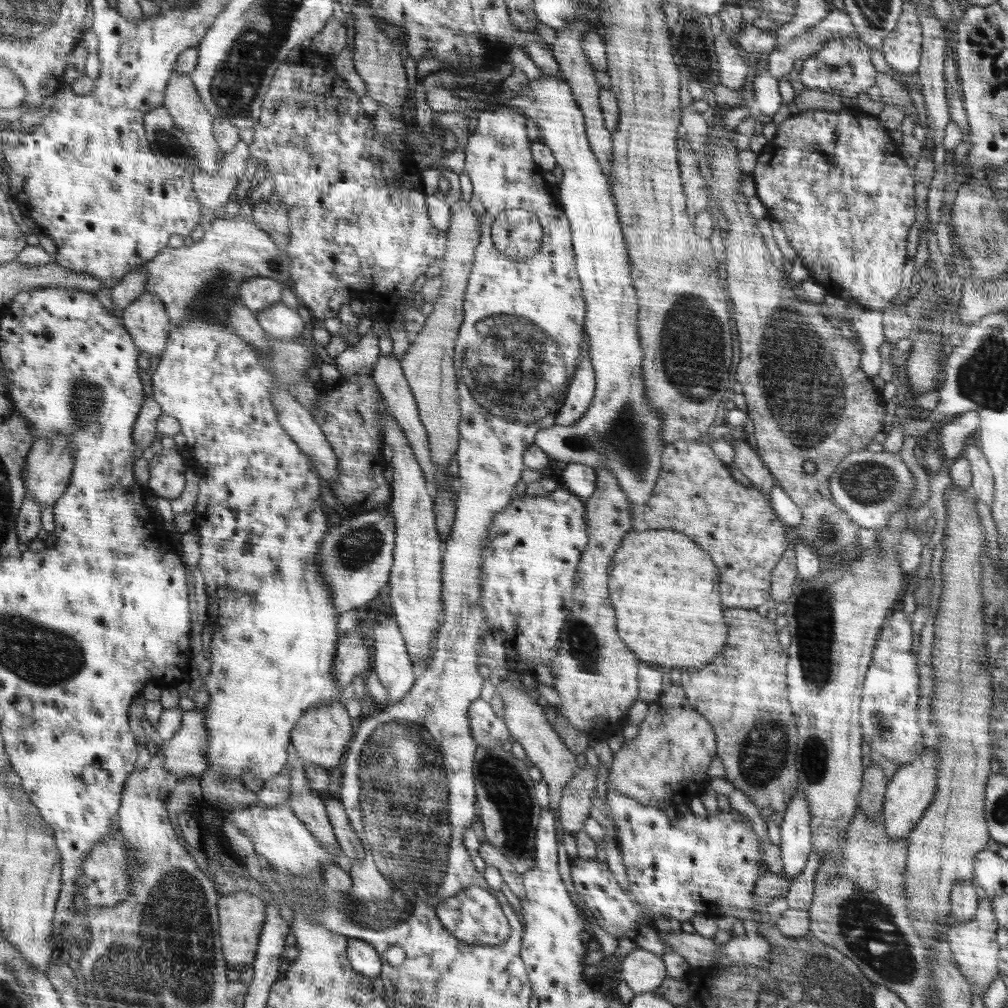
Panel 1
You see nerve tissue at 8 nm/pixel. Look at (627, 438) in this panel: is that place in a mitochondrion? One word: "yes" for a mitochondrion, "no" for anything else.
yes

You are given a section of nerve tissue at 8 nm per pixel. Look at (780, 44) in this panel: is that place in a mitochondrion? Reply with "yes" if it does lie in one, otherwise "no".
no

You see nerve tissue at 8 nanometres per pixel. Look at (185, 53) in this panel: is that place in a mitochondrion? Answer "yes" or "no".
no

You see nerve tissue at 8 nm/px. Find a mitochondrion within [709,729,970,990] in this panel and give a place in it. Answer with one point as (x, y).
(864, 921)

